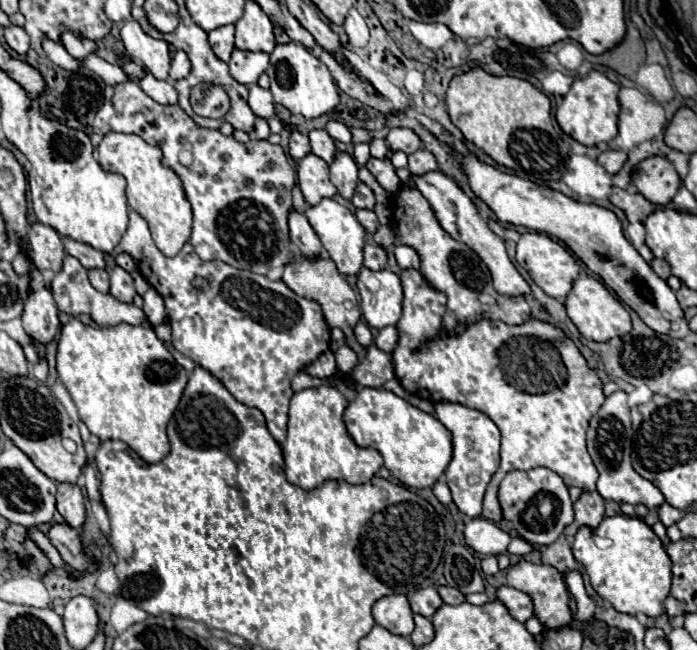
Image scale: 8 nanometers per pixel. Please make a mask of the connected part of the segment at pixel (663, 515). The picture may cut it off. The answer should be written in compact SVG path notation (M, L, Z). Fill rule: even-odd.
M663 502L663 504L657 508L657 512L659 512L659 520L661 520L665 526L671 526L671 524L675 524L675 520L681 518L681 510L671 508L671 504L667 504L667 502Z

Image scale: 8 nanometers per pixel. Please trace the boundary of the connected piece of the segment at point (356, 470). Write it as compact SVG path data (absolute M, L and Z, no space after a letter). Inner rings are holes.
M321 384L319 388L305 388L295 392L289 408L289 430L281 444L285 456L285 474L291 484L303 490L313 490L325 480L347 480L349 484L363 484L377 474L383 466L383 456L375 448L361 448L349 436L343 412L347 408L347 398L343 392L331 384Z

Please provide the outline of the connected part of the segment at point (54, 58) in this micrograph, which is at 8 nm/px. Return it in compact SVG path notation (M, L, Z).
M43 38L43 50L45 50L45 54L47 54L47 58L49 58L51 62L55 62L57 66L61 66L61 68L65 68L65 70L77 70L77 68L81 66L75 58L71 58L71 56L61 48L61 44L57 44L57 42L49 40L49 38Z

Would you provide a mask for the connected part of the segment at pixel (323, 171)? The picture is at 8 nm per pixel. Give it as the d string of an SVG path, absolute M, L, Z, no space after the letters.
M307 154L303 160L299 160L297 180L303 192L303 198L309 206L315 206L323 198L333 198L339 194L337 188L329 180L327 162L315 154Z

